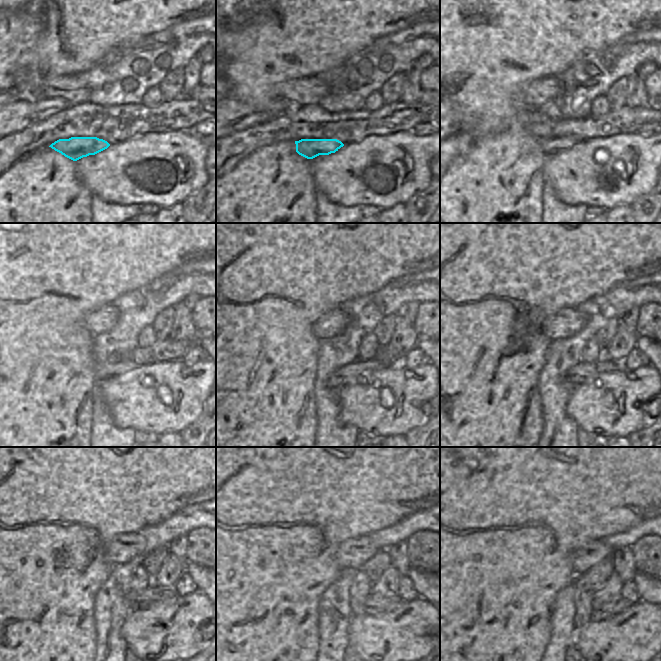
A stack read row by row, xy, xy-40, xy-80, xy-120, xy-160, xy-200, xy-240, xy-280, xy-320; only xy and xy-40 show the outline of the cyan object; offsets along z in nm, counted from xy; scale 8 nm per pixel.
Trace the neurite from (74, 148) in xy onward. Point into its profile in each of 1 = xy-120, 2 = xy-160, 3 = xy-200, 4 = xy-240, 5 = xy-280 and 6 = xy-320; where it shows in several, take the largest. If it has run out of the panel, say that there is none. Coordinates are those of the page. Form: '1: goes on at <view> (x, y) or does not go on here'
1: goes on at xy-120 (104, 372)
2: goes on at xy-160 (348, 374)
3: goes on at xy-200 (582, 373)
4: goes on at xy-240 (141, 599)
5: goes on at xy-280 (375, 605)
6: goes on at xy-320 (621, 605)

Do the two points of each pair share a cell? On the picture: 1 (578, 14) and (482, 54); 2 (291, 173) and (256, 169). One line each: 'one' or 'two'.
1: one
2: one

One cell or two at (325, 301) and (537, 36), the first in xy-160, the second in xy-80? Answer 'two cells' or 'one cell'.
one cell

